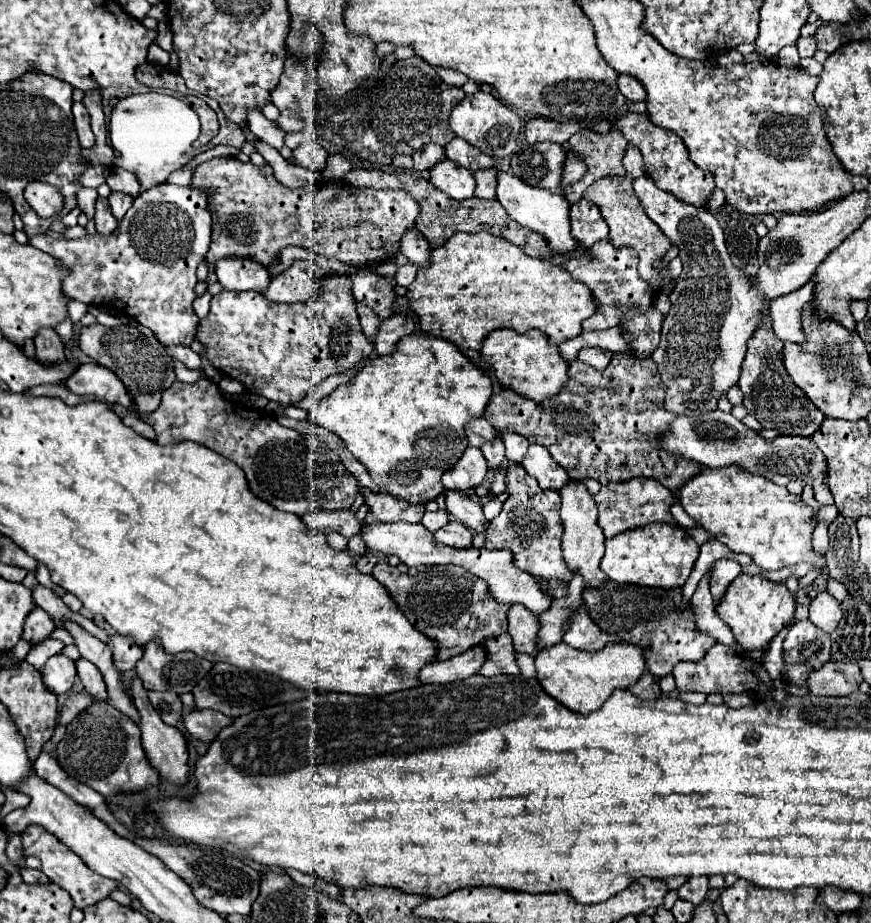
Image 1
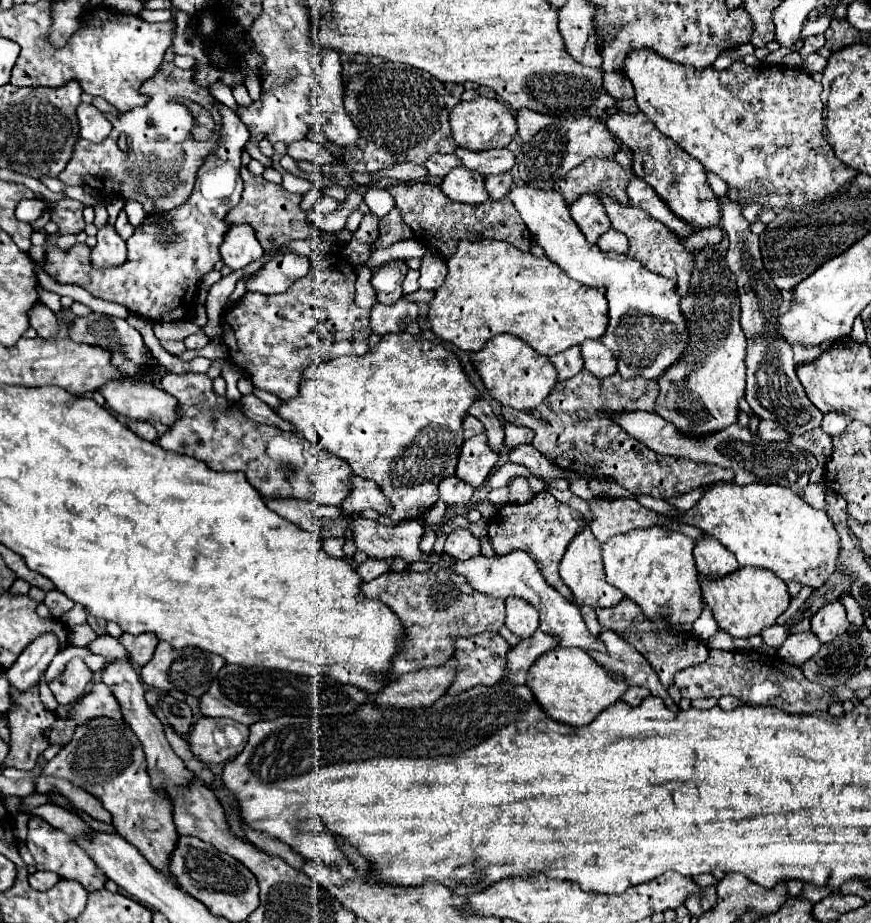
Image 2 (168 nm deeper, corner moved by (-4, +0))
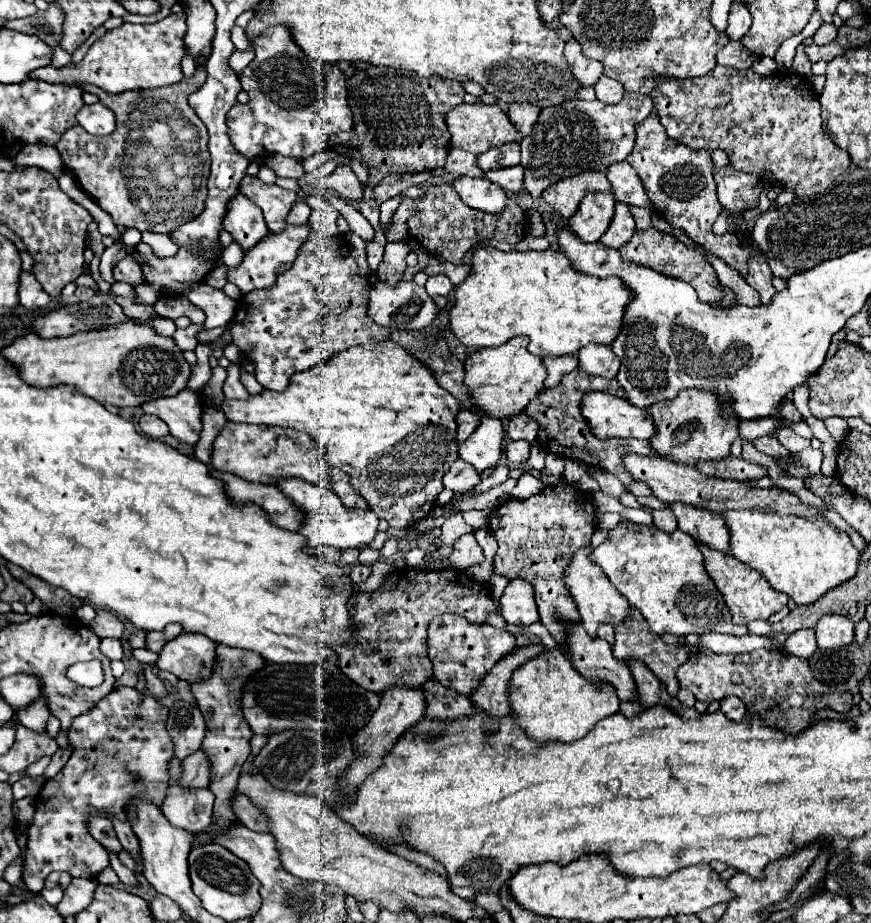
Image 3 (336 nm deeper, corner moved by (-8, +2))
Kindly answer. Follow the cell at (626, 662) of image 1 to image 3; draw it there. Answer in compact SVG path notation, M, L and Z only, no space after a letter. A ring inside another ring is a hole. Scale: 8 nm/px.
M558 648L542 652L516 668L508 684L508 696L518 726L526 732L526 736L540 744L574 742L586 736L602 718L616 714L620 704L614 688L598 688L590 684L584 676L578 674L578 670L564 658Z

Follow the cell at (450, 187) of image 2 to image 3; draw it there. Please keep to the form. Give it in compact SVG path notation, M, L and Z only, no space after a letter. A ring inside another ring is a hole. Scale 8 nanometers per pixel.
M460 176L458 180L454 180L454 188L460 194L462 202L468 204L470 208L490 214L498 214L506 208L506 200L508 200L506 192L496 184L492 184L490 180L486 180L484 176L480 178Z

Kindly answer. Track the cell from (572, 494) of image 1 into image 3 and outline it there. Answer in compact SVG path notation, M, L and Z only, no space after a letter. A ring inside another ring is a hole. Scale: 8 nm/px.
M590 546L586 548L580 548L578 552L574 552L572 556L572 562L568 564L566 568L566 586L570 590L570 596L574 598L576 606L578 606L578 612L580 612L580 618L582 618L582 626L584 630L590 634L590 636L596 636L596 630L598 630L598 624L622 624L628 616L630 616L630 604L626 598L622 598L616 588L610 584L608 576L602 574L602 570L588 558L590 554Z

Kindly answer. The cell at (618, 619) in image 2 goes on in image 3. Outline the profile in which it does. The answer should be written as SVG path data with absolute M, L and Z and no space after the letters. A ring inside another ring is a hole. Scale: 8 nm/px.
M632 614L624 624L618 624L614 628L616 628L616 642L614 642L614 648L612 648L614 650L614 658L624 662L624 664L628 664L630 660L640 660L666 686L666 692L670 696L676 696L678 690L680 690L678 680L676 680L676 670L680 668L680 664L686 662L688 654L694 652L694 648L688 646L688 644L674 644L674 646L664 644L658 634L650 632L646 622L638 614Z

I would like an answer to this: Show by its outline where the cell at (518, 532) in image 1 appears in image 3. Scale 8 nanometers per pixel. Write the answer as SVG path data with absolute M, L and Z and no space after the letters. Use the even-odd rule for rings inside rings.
M546 494L524 498L524 500L510 498L490 514L488 526L494 538L498 540L494 572L506 576L508 580L522 578L534 586L540 622L548 628L562 654L570 660L566 648L564 624L566 622L576 624L580 622L580 616L564 584L564 568L568 566L572 554L578 548L590 544L590 538L594 534L594 524L592 524L594 504L582 498L574 498L572 502L564 502L564 504L554 504L552 498L548 500L546 498L548 498Z

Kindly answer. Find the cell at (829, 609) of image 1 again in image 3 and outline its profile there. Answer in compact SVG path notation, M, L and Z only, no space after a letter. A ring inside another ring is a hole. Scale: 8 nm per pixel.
M840 614L824 616L816 628L816 642L822 650L836 650L846 648L854 642L854 622Z

